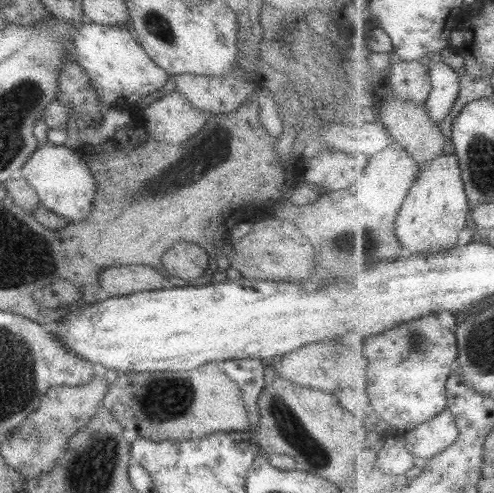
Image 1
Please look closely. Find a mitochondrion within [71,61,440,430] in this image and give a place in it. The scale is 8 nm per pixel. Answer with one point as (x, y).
(161, 401)

